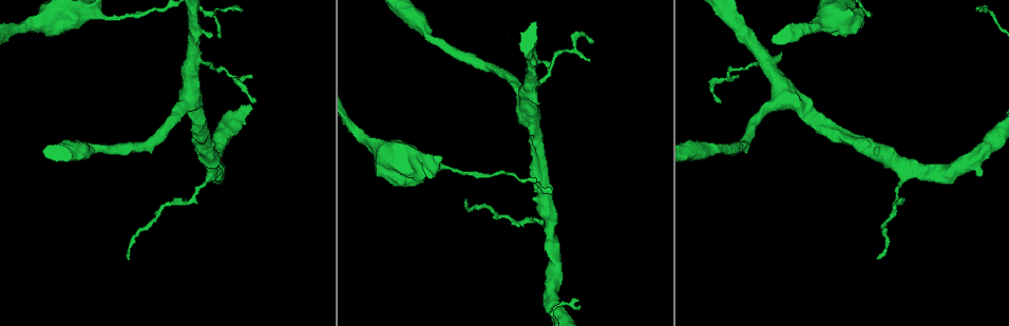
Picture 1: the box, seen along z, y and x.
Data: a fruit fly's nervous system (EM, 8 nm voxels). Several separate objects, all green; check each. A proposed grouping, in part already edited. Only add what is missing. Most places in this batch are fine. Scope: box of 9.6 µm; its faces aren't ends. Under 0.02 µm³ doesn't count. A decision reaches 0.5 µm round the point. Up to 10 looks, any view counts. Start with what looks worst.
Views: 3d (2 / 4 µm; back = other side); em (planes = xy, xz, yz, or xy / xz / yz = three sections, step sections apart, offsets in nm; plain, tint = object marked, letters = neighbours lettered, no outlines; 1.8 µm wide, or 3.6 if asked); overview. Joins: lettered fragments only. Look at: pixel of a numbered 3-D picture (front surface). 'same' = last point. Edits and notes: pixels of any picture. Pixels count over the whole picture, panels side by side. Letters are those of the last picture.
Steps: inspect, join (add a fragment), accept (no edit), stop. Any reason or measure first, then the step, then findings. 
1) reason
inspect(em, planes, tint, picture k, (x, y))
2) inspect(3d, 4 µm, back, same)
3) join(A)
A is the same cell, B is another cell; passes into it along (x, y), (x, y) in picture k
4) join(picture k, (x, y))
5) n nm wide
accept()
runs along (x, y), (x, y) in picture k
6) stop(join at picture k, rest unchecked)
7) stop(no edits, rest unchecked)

branch stops here
inspect(3d, 2 µm, picture 1, (878, 259))

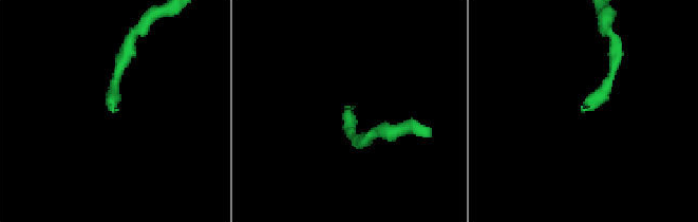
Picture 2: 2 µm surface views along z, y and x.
shape alone is not enough
inspect(em, xz, step 4, tint, picture 2, (584, 112))

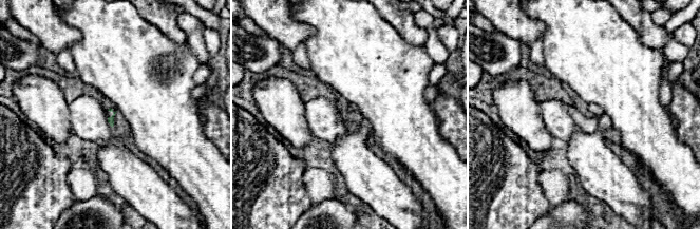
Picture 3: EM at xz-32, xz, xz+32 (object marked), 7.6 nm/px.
cut it another way
inspect(em, xy, step 8, letters, same)

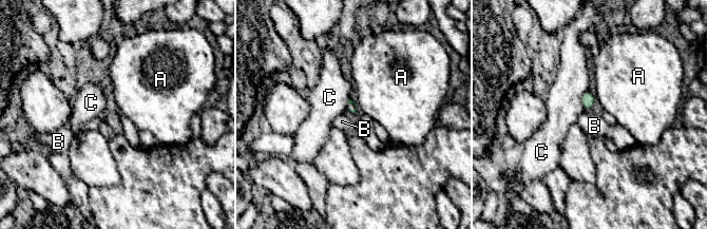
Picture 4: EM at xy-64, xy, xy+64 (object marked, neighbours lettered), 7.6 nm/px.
accept()
A, B and C are other cells; border along (585, 110), (589, 111) in picture 4; no lettered fragment goes on from it

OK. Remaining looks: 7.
free end
inspect(em, planes, letters, picture 1, (719, 101))

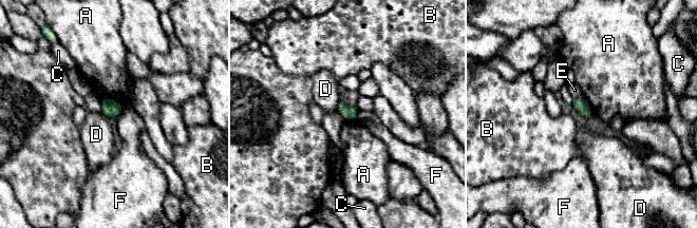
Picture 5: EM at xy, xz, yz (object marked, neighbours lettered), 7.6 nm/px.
A touches over 180 nm
accept()
A, B, C, D, E and F are other cells; none of them fits

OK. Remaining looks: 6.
an open end
inspect(em, planes, letters, picture 1, (212, 36))

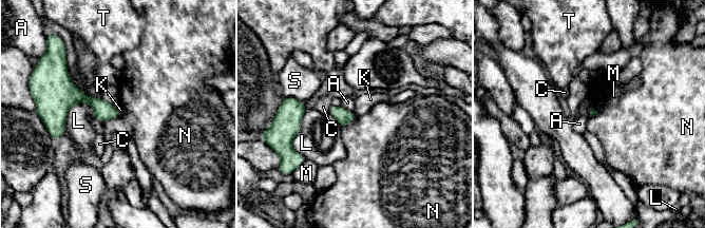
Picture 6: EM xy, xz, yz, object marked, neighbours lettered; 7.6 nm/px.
L touches over 280 nm
accept()
A, C, K, L, M, N, S and T are other cells; border along (120, 114), (102, 122) in picture 6; no lettered fragment goes on from it

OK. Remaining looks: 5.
sudden change in width
inspect(3d, 4 µm, picture 1, (45, 17))

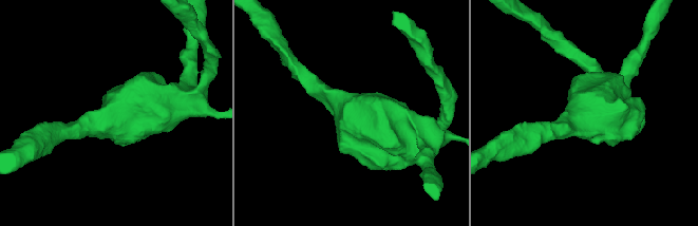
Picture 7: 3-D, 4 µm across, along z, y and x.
inspect(em, 3.6 µm, xy, step 4, tint, picture 7, (353, 112))

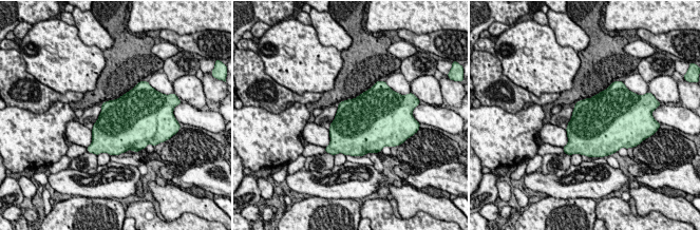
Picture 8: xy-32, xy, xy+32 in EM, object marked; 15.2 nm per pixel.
inspect(em, 3.6 µm, planes, letters, same)

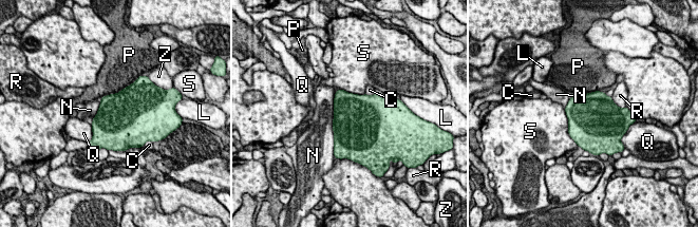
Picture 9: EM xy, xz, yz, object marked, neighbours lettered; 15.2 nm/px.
accept()
C, L, N, P, Q, R, S and Z are other cells; border along (338, 89), (333, 105), (333, 146) in picture 9; no lettered fragment goes on from it

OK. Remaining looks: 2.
stop(no edits, rest unchecked)

